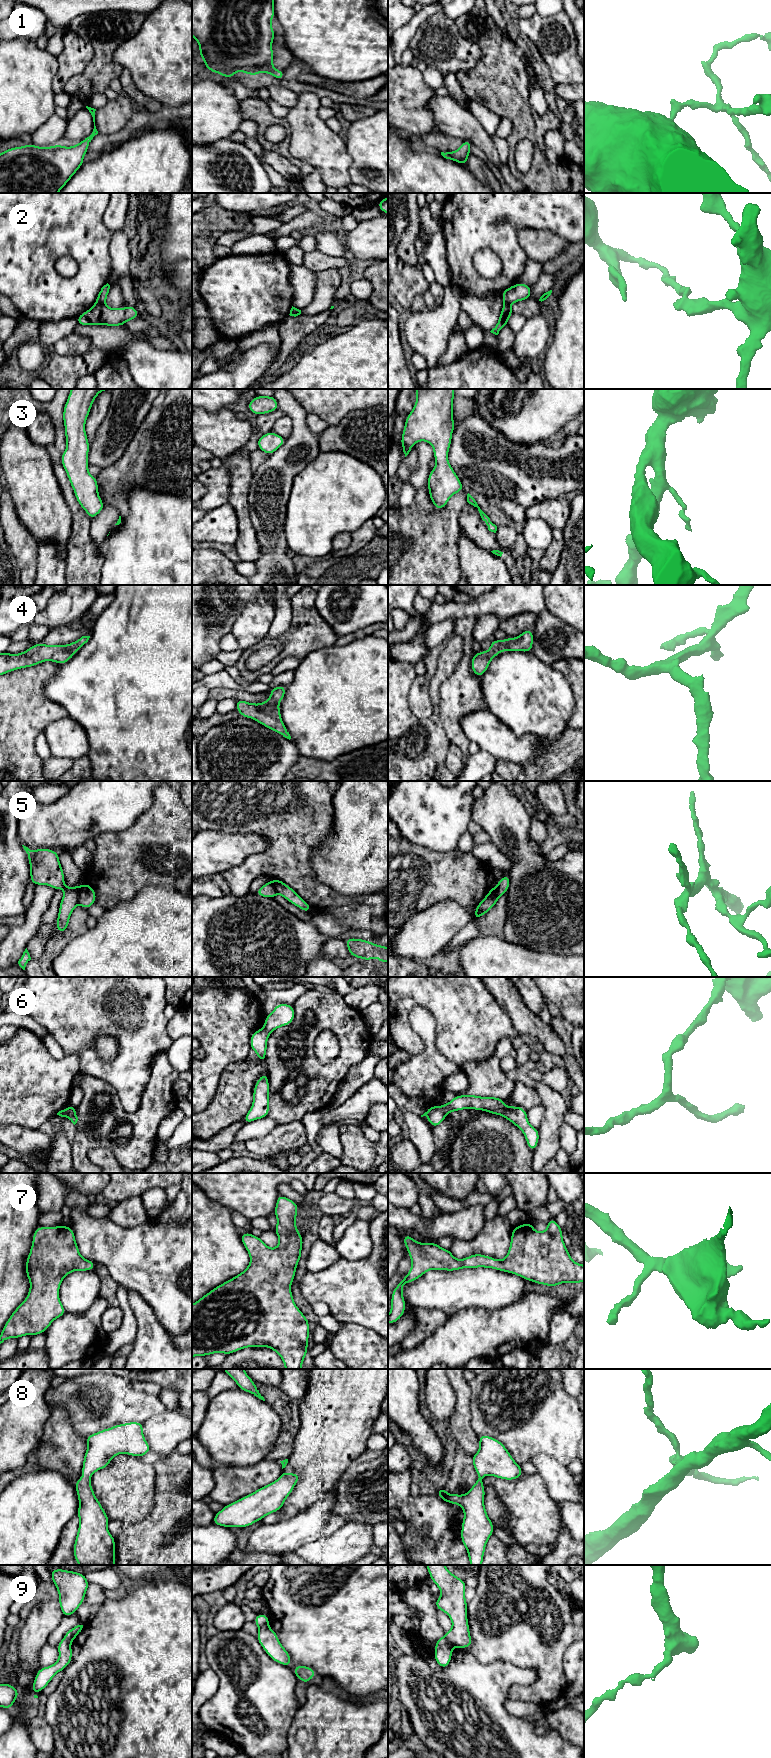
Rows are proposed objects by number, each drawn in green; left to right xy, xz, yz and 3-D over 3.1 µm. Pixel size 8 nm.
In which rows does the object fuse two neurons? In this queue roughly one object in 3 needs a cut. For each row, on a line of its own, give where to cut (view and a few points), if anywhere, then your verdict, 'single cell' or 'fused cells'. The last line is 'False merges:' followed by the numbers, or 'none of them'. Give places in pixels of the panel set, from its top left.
1: cut none; single cell
2: cut xy (96, 302), (104, 304); fused cells
3: cut none; single cell
4: cut none; single cell
5: cut xy (80, 886), (77, 902); fused cells
6: cut xy (74, 1107), (66, 1116); fused cells
7: cut none; single cell
8: cut none; single cell
9: cut yz (444, 1636), (454, 1646); fused cells
False merges: 2, 5, 6, 9

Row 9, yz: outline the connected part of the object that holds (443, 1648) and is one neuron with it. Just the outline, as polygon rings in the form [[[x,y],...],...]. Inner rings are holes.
[[[445,1636],[435,1642],[435,1654],[433,1658],[441,1668],[447,1668],[449,1666],[453,1648],[454,1646]]]

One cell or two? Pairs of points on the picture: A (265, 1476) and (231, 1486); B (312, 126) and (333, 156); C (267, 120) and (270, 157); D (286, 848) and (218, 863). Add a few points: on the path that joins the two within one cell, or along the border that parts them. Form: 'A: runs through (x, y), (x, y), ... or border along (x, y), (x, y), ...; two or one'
A: runs through (257, 1476), (239, 1481); one
B: runs through (312, 133), (326, 149); one
C: border along (266, 150), (277, 152), (287, 159); two
D: border along (266, 847), (249, 854), (239, 864), (225, 870); two

